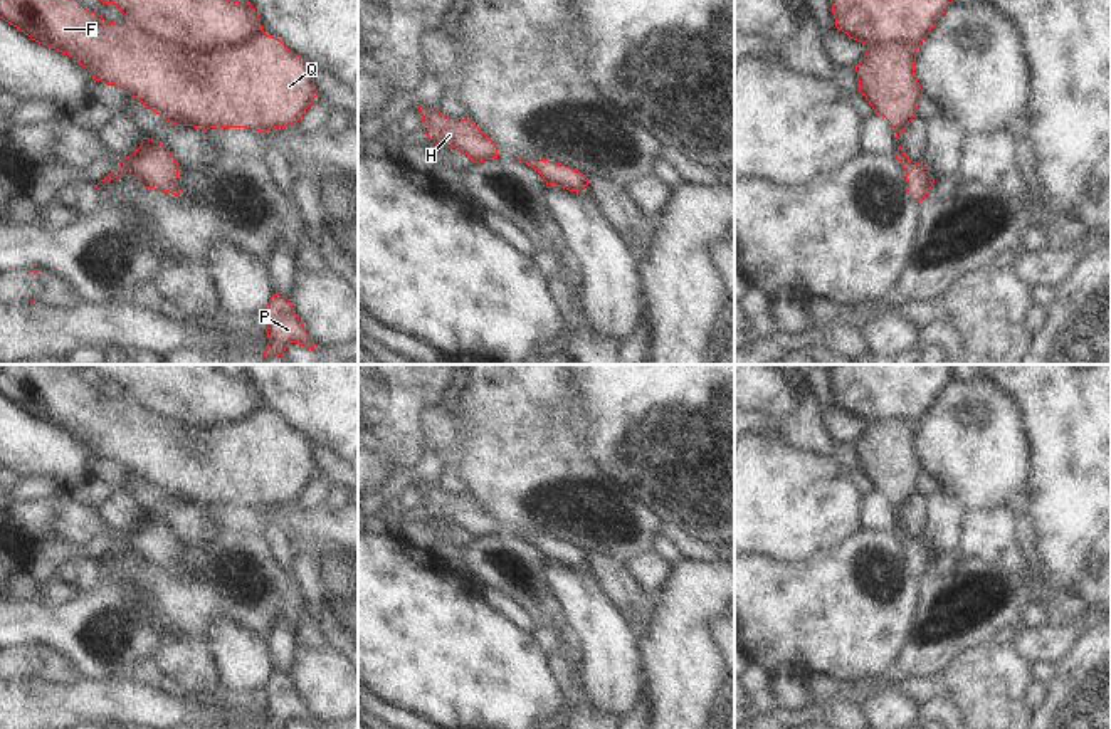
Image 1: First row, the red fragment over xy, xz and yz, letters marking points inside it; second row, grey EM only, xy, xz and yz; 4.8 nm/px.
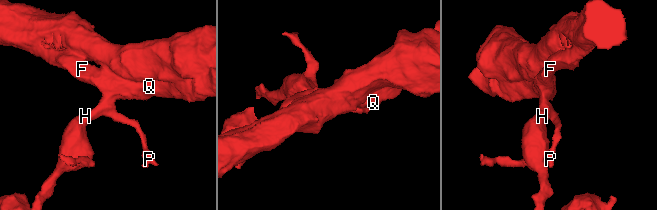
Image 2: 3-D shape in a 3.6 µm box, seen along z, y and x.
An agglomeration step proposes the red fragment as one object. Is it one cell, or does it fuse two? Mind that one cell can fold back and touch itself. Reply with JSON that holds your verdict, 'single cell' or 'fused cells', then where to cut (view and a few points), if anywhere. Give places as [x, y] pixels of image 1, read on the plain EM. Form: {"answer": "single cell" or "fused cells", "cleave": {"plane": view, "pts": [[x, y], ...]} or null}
{"answer": "single cell", "cleave": null}

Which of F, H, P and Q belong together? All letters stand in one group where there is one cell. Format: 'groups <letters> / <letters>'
groups F H P Q

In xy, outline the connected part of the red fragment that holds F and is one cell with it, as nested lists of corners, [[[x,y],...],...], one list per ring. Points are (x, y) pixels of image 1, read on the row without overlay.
[[[0,364],[0,395],[17,403],[20,408],[29,412],[32,417],[52,423],[62,430],[67,430],[82,443],[86,443],[92,455],[104,460],[114,460],[124,465],[131,474],[141,477],[146,484],[153,485],[168,499],[176,502],[193,502],[202,507],[210,504],[245,504],[257,507],[271,507],[274,504],[286,504],[297,499],[304,487],[313,480],[318,467],[314,464],[314,445],[301,432],[287,425],[279,415],[267,412],[262,406],[259,390],[247,376],[239,380],[225,375],[215,364],[79,364],[94,370],[103,380],[114,380],[123,390],[124,396],[114,400],[104,396],[99,390],[84,385],[74,373],[66,373],[52,368],[50,364]]]

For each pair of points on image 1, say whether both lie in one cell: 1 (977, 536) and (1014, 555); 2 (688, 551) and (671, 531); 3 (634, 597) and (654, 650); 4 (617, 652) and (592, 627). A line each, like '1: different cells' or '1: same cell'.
1: same cell
2: same cell
3: different cells
4: same cell

